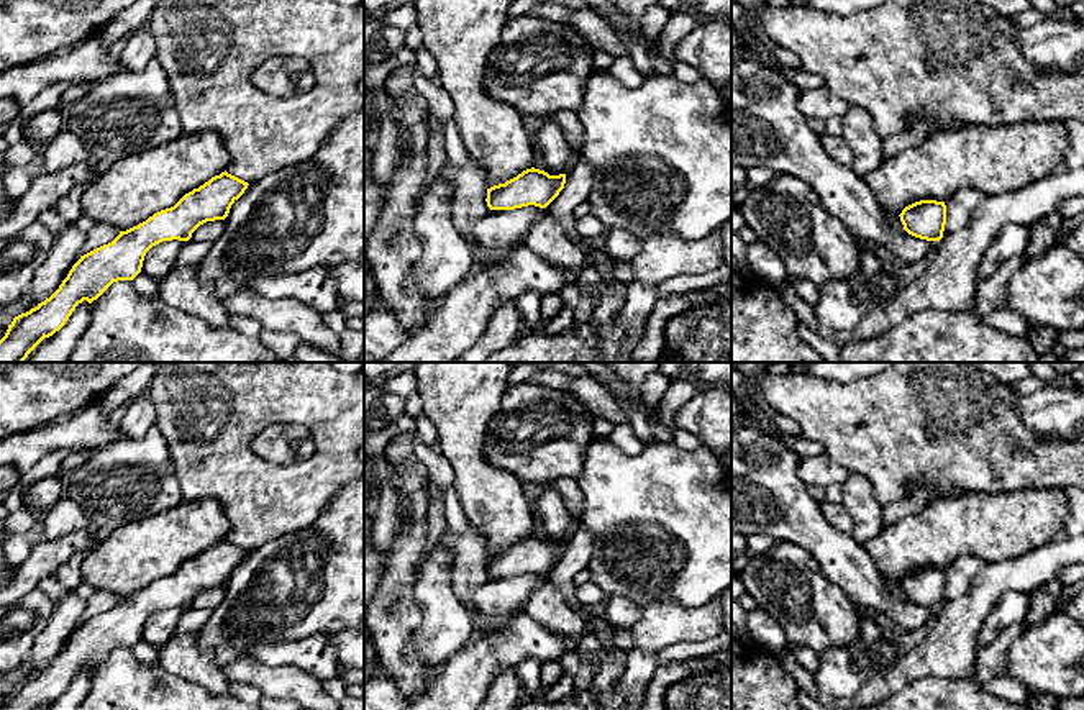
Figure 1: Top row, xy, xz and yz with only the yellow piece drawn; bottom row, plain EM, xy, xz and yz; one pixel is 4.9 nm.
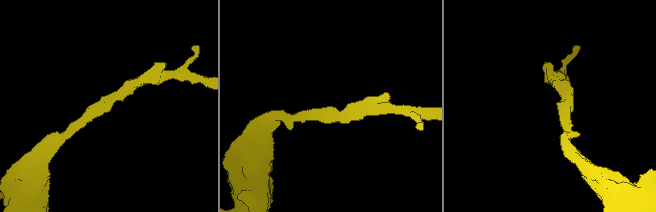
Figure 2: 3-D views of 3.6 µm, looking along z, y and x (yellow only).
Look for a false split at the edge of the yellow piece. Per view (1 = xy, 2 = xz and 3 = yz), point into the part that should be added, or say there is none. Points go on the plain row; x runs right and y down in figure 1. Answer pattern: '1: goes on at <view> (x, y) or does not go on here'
1: does not go on here
2: does not go on here
3: does not go on here

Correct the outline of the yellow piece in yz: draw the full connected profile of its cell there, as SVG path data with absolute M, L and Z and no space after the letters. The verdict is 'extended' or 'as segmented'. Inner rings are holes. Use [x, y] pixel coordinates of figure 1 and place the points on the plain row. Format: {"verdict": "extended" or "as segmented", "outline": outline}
{"verdict": "as segmented", "outline": "M920 567L899 582L904 597L920 607L940 608L946 592L946 572L936 567Z"}

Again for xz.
{"verdict": "as segmented", "outline": "M526 536L505 551L487 556L490 577L515 577L528 572L546 576L564 556L566 541L549 543L540 536Z"}

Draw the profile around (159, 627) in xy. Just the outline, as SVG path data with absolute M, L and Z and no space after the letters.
M172 607L153 613L143 628L141 639L161 649L177 631L184 608Z

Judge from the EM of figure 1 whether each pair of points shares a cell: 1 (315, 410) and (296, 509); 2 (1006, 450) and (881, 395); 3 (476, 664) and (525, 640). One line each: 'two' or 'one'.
1: one
2: one
3: one

